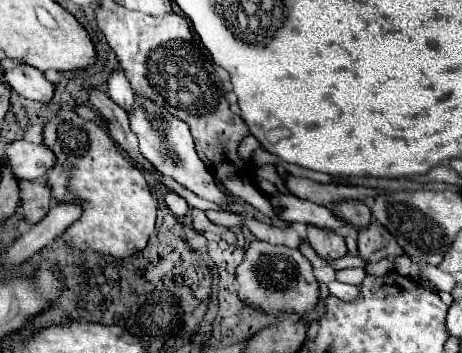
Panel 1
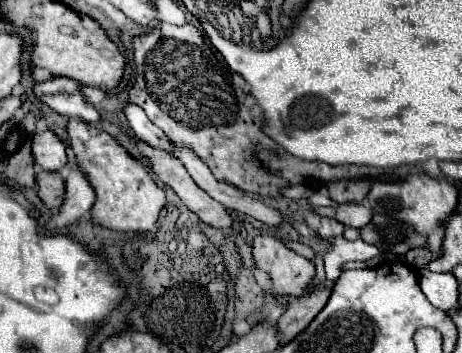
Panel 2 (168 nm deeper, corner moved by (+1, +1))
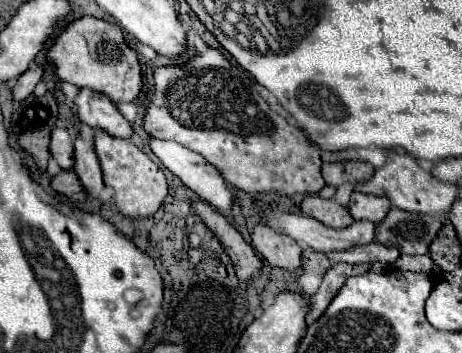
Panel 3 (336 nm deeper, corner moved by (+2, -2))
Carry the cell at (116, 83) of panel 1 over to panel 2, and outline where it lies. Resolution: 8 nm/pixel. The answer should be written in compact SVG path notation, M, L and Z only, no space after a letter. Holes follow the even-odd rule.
M128 104L124 114L126 114L126 118L128 118L128 122L130 122L130 126L132 126L138 140L142 140L142 142L146 142L146 144L150 144L150 146L154 146L158 150L164 150L168 154L174 152L170 138L158 126L150 124L150 120L142 112L142 108L138 108L134 104Z

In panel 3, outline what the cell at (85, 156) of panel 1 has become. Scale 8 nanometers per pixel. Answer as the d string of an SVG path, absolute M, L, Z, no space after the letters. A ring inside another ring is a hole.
M95 131L95 153L101 163L103 181L107 187L115 189L115 209L131 219L143 219L155 215L167 197L167 181L159 165L155 165L139 147L127 139L109 137L105 131Z

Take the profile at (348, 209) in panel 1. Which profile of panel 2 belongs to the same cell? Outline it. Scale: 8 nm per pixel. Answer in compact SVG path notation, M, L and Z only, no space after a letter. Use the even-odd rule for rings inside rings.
M338 180L328 184L330 198L336 204L362 202L370 190L370 180Z

